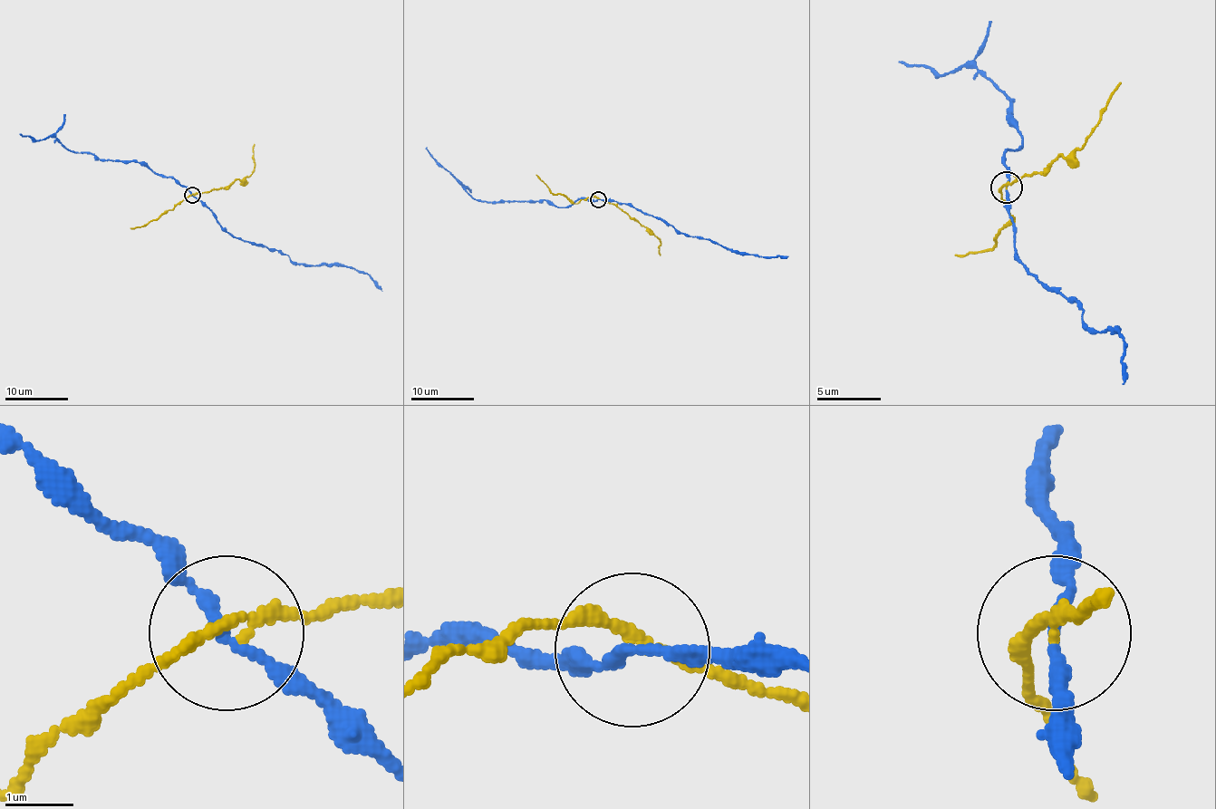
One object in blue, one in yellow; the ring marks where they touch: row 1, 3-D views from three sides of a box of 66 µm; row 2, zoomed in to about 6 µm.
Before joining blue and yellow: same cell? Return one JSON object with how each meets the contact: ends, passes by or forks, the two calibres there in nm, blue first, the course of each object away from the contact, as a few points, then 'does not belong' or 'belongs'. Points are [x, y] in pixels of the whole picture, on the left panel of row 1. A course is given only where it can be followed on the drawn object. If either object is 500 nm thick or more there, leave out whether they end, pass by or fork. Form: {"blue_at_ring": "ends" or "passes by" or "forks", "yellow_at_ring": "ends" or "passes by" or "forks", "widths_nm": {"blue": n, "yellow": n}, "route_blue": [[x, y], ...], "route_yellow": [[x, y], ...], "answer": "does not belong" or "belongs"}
{"blue_at_ring": "passes by", "yellow_at_ring": "passes by", "widths_nm": {"blue": 150, "yellow": 160}, "route_blue": [[192, 195], [235, 237], [280, 251], [297, 264], [359, 270], [367, 273], [382, 290]], "route_yellow": [[192, 195], [228, 187], [236, 179], [245, 180], [254, 169], [254, 144]], "answer": "does not belong"}

